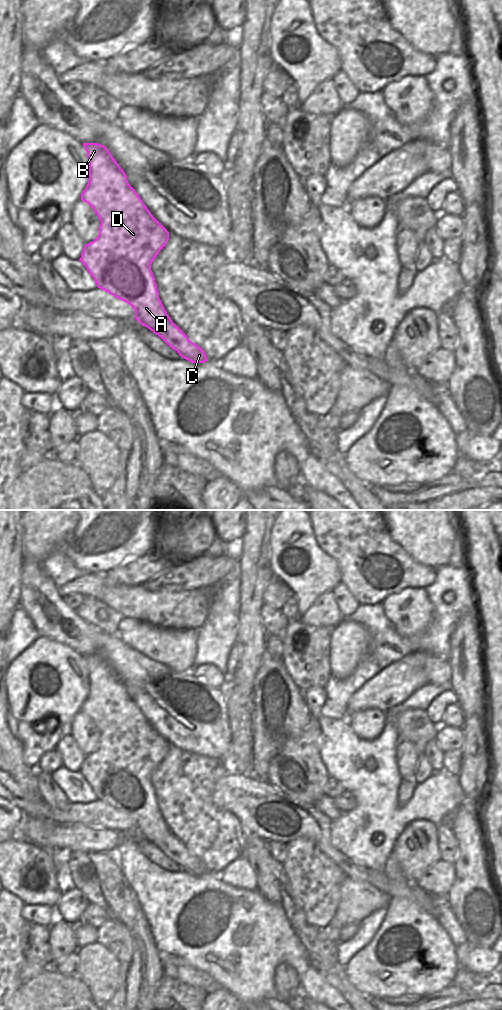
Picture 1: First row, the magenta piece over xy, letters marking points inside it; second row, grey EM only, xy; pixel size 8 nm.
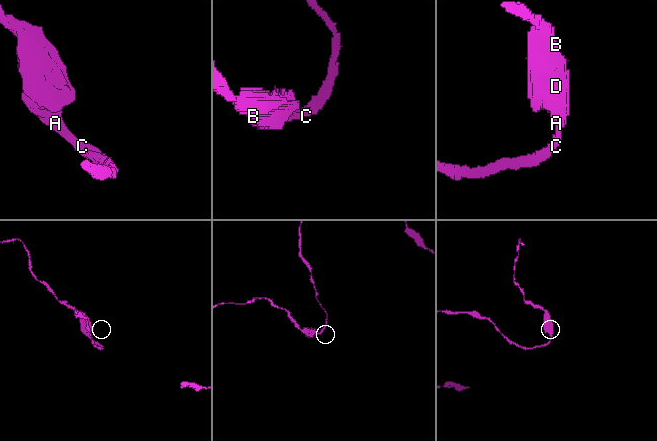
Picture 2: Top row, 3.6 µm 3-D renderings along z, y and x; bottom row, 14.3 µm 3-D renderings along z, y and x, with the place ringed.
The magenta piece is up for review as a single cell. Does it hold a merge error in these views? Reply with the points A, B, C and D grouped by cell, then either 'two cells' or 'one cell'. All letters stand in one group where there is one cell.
A B C D; one cell

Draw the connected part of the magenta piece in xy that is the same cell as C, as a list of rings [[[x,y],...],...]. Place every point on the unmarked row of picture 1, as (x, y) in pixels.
[[[83,655],[83,658],[89,672],[89,694],[81,706],[81,712],[93,720],[101,736],[97,750],[84,758],[79,772],[87,780],[98,800],[128,815],[135,822],[135,831],[158,847],[182,870],[192,875],[208,873],[203,861],[190,853],[187,847],[171,832],[159,810],[151,776],[167,756],[169,744],[145,718],[135,701],[129,696],[125,684],[109,662],[98,655]]]

